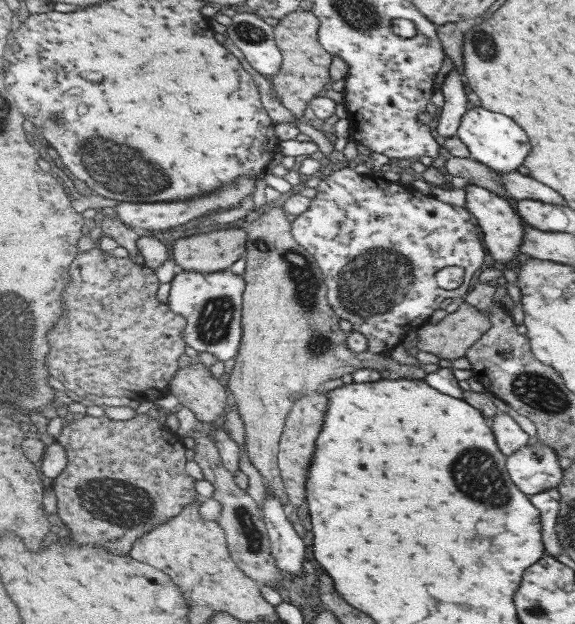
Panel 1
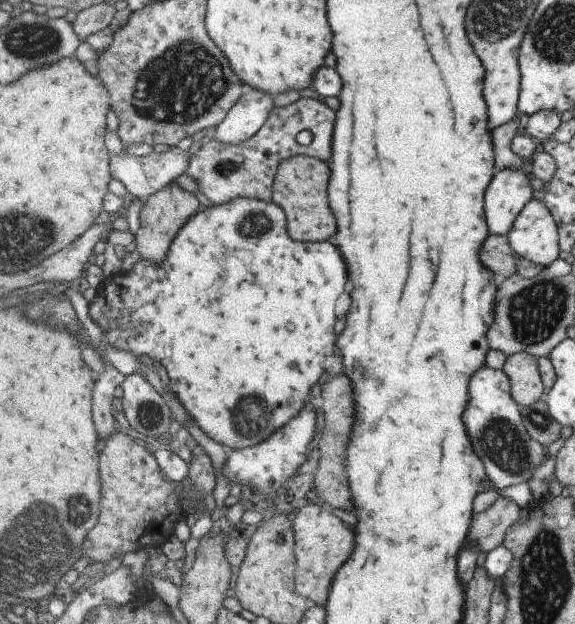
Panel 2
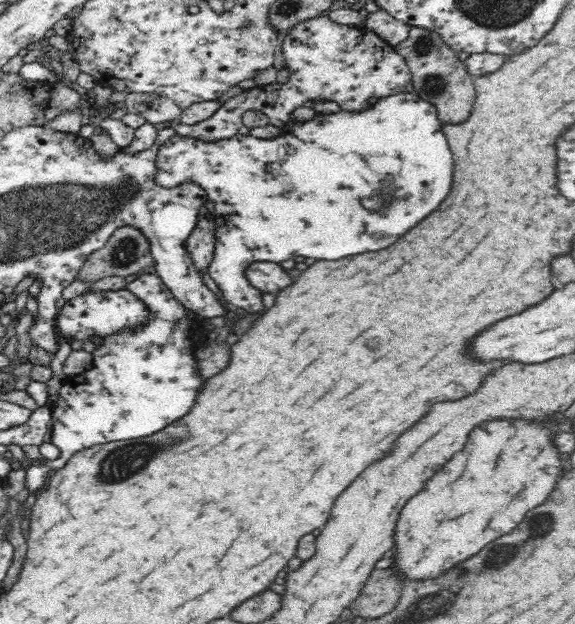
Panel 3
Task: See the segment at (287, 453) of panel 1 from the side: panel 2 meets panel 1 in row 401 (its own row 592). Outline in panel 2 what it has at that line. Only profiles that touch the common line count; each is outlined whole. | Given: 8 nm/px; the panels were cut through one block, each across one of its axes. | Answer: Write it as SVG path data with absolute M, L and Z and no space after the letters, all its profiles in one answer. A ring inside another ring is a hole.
M320 502L305 506L293 522L296 533L296 591L310 600L312 605L321 606L327 602L337 570L355 550L355 532L335 512L331 512L331 507L327 508Z

